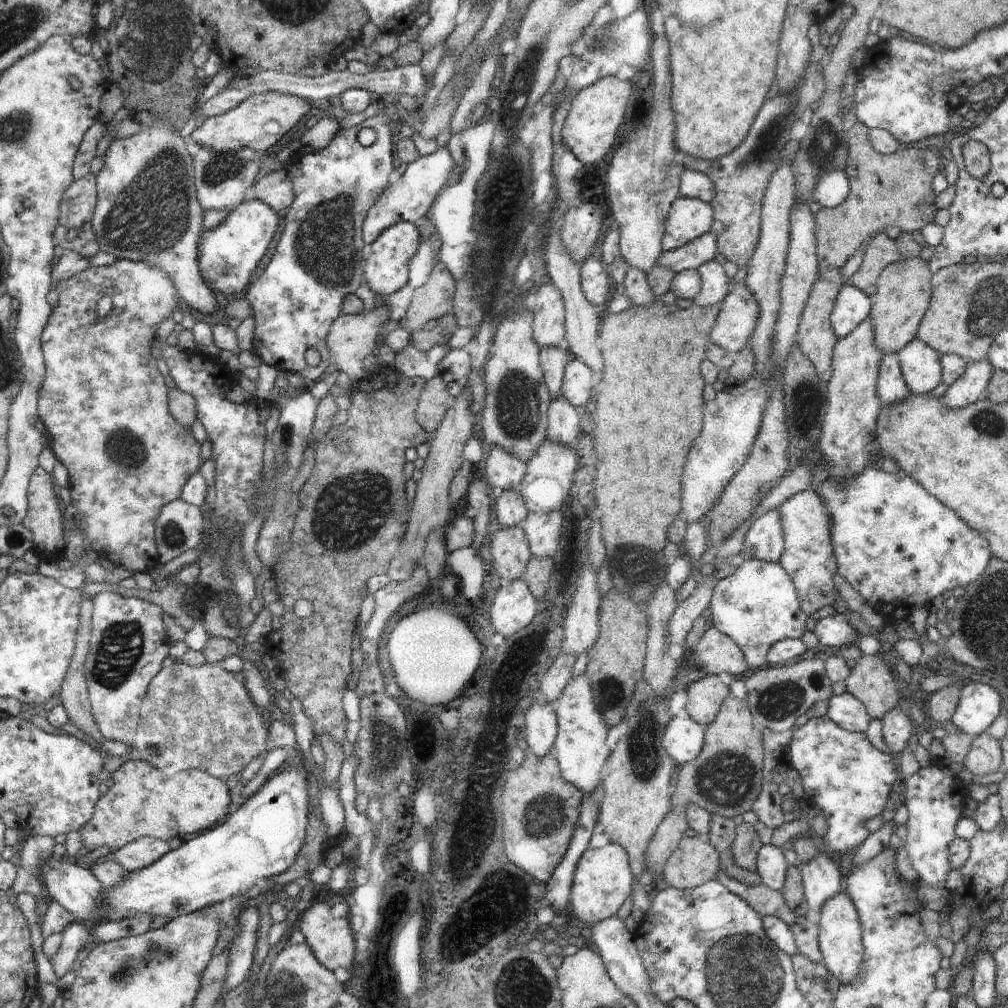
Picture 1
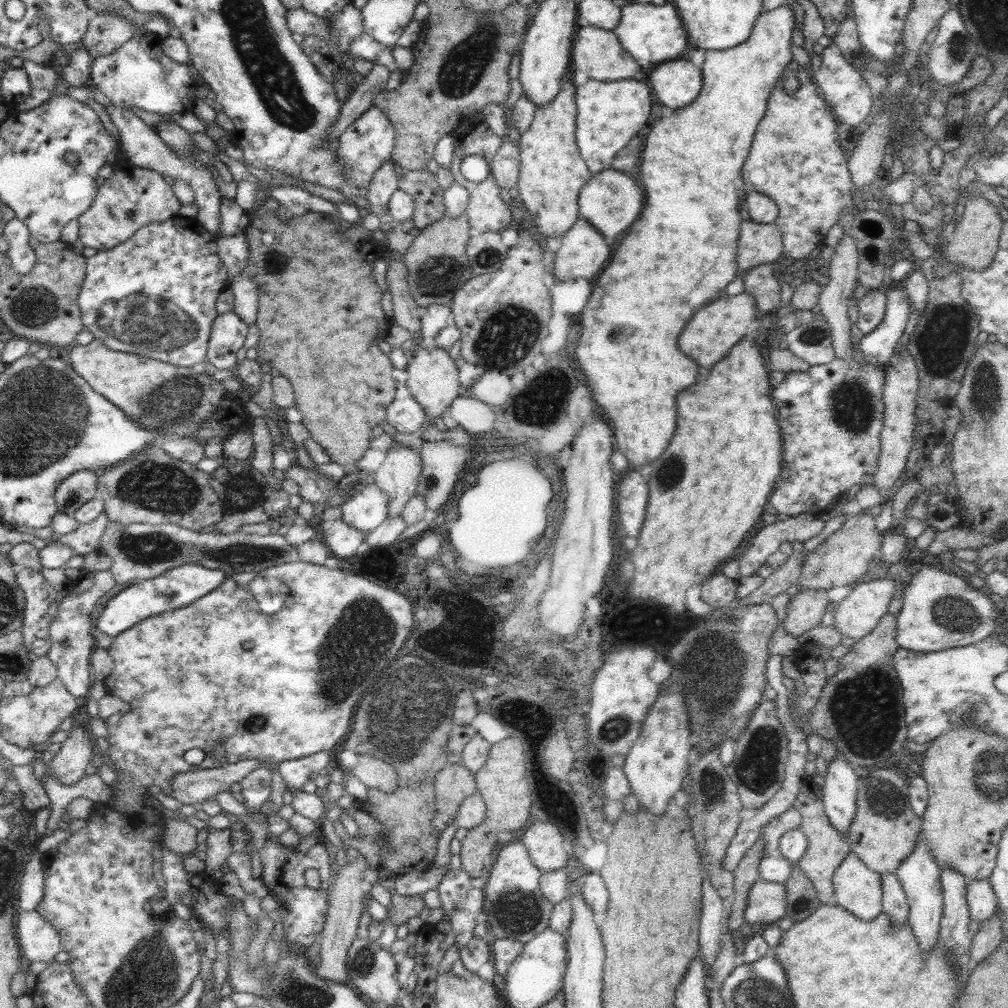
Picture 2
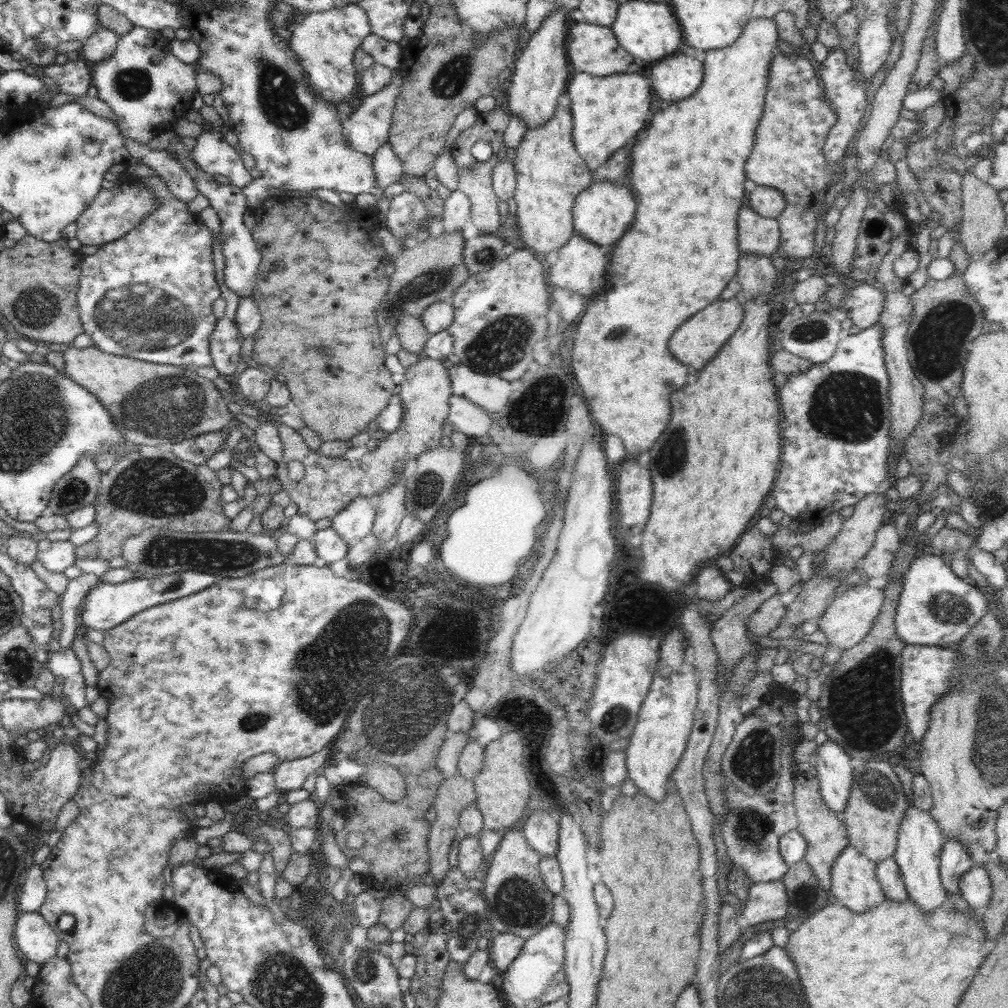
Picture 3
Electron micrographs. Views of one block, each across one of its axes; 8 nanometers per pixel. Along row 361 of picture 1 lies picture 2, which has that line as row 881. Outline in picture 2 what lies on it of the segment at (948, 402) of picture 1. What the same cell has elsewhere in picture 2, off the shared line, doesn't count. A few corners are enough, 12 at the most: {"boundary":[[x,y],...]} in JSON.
{"boundary":[[989,882],[966,888],[970,919],[990,921],[998,900]]}

